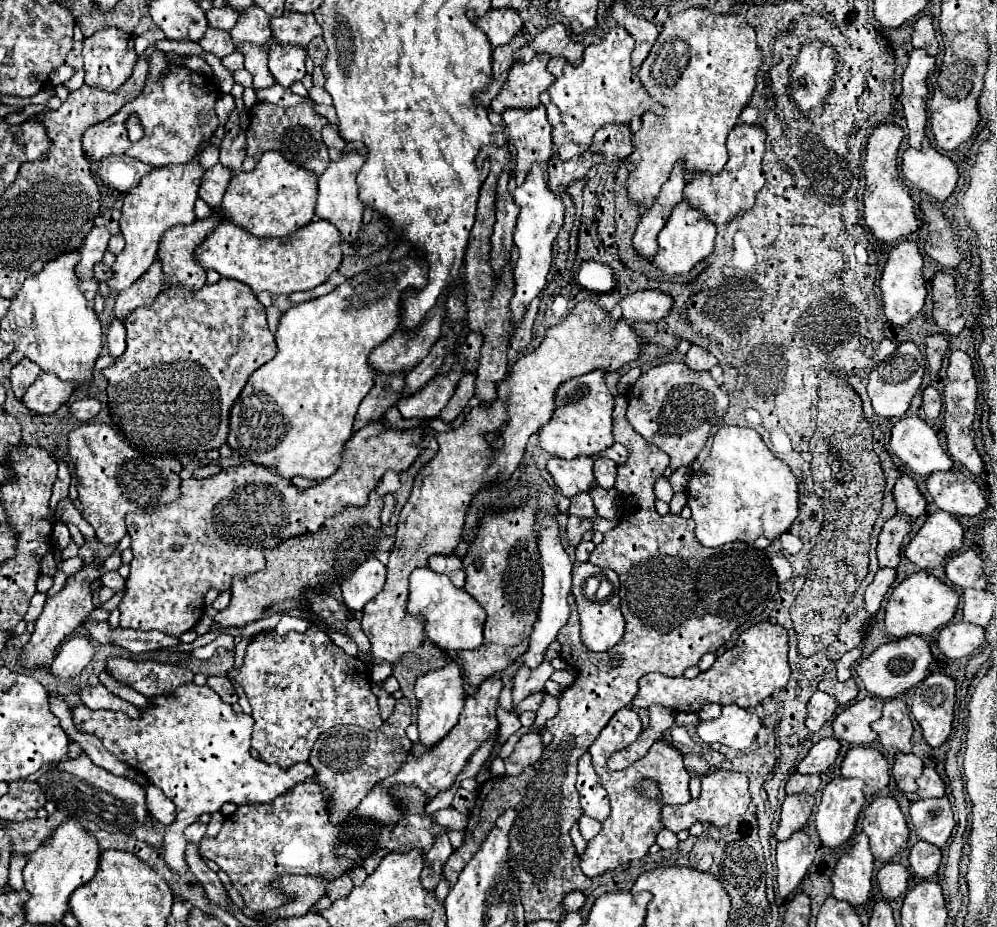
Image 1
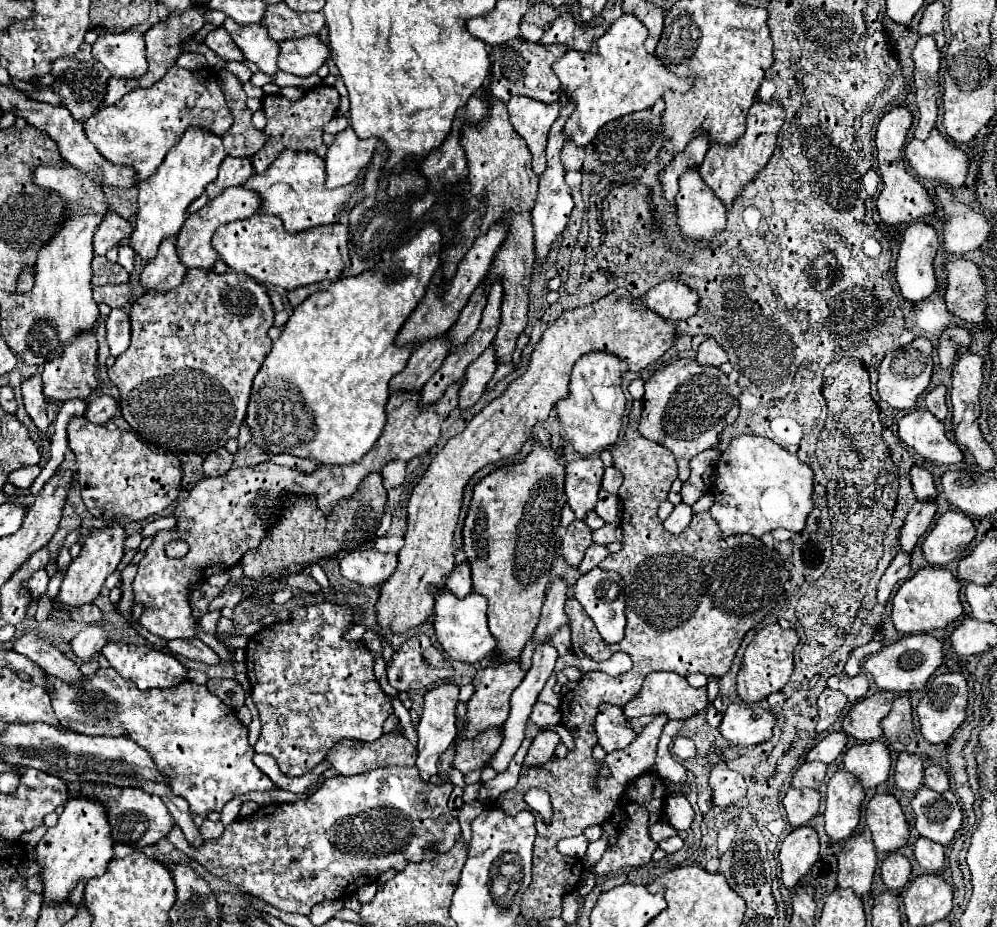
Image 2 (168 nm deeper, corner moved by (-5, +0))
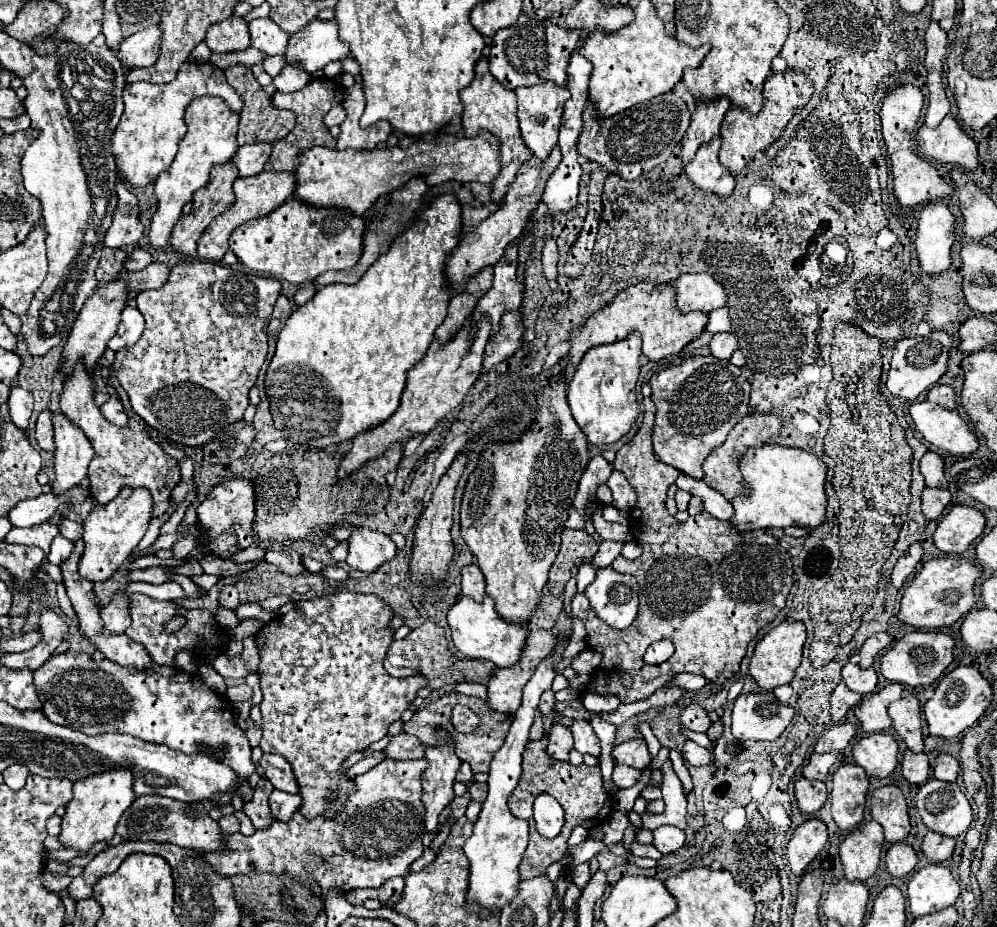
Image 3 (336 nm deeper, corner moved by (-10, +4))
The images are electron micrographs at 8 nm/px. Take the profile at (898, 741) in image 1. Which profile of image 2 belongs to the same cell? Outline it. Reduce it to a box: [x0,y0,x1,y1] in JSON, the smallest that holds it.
[881,696,917,754]

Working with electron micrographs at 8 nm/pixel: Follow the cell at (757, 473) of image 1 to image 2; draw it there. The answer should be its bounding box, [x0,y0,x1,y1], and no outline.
[711,436,813,538]

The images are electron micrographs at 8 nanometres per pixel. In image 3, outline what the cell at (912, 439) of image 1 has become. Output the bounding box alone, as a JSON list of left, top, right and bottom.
[910,400,978,456]

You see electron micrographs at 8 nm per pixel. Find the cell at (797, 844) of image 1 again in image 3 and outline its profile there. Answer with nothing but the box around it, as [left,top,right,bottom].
[786,818,828,876]

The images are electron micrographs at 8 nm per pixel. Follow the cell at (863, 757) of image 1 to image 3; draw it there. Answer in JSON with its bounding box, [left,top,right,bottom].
[852,732,898,778]

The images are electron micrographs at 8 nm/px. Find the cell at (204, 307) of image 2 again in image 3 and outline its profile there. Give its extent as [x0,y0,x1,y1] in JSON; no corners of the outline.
[112,258,280,448]

